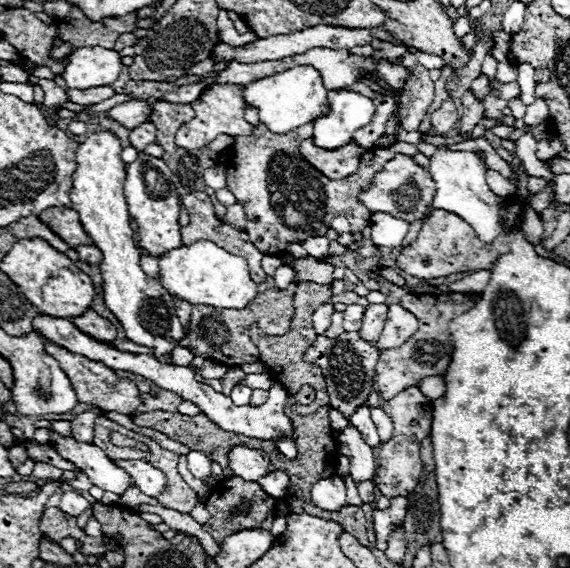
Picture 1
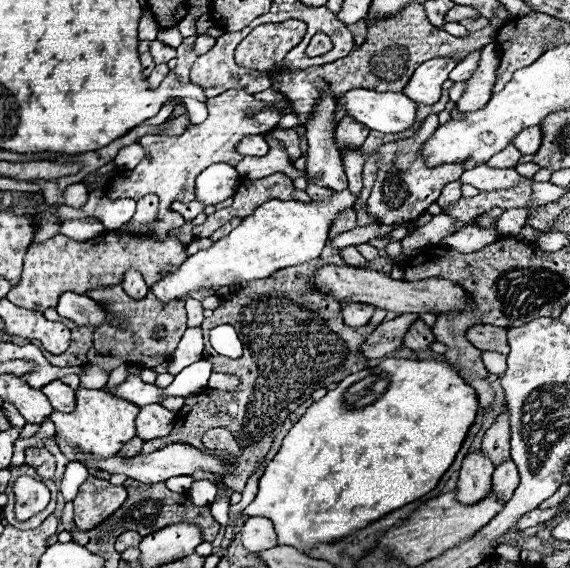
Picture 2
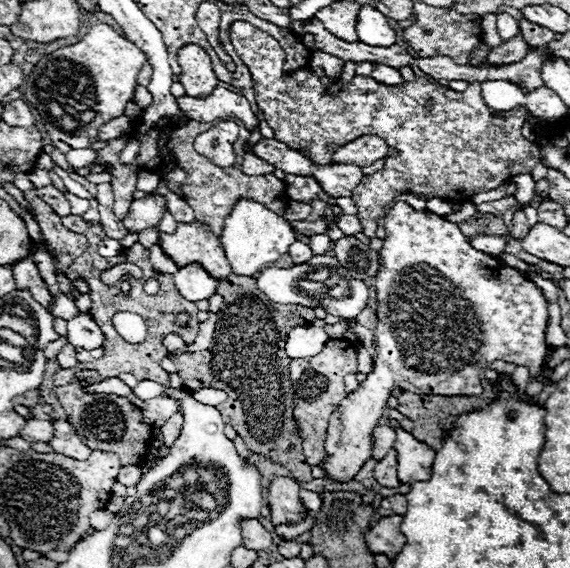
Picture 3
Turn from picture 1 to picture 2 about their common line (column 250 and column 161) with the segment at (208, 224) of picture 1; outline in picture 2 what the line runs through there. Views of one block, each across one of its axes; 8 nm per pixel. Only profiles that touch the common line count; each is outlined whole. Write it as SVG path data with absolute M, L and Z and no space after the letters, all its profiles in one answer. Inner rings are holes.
M104 232L92 240L76 242L66 236L52 236L44 242L32 242L26 258L24 258L24 270L22 280L16 288L8 292L8 300L20 308L32 308L38 312L44 312L46 308L54 308L58 304L58 298L64 292L78 292L86 294L88 290L106 288L106 286L118 286L124 280L124 274L134 268L142 274L144 282L148 286L156 284L160 278L166 276L168 270L174 270L176 266L186 260L186 248L172 236L168 240L152 240L150 236L118 236L116 232Z

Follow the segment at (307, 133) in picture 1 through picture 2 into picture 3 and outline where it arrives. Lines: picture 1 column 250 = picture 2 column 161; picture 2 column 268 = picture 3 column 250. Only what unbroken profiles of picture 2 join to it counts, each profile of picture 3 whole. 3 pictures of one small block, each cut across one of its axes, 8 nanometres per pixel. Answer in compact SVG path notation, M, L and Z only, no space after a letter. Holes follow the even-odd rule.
M216 86L214 92L210 92L206 98L180 96L180 98L176 98L176 104L184 110L184 114L190 120L214 122L220 118L238 118L250 130L254 130L258 124L258 118L250 110L248 100L242 94L230 92L222 86Z

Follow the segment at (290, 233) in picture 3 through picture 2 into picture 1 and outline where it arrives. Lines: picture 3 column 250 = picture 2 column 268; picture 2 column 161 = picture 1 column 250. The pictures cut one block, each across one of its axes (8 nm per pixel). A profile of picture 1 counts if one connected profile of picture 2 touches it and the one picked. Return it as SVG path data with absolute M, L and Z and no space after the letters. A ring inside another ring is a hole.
M206 240L176 248L174 252L162 256L160 276L156 280L170 292L170 296L178 296L190 304L206 304L214 308L244 308L258 294L256 284L250 280L246 260Z

